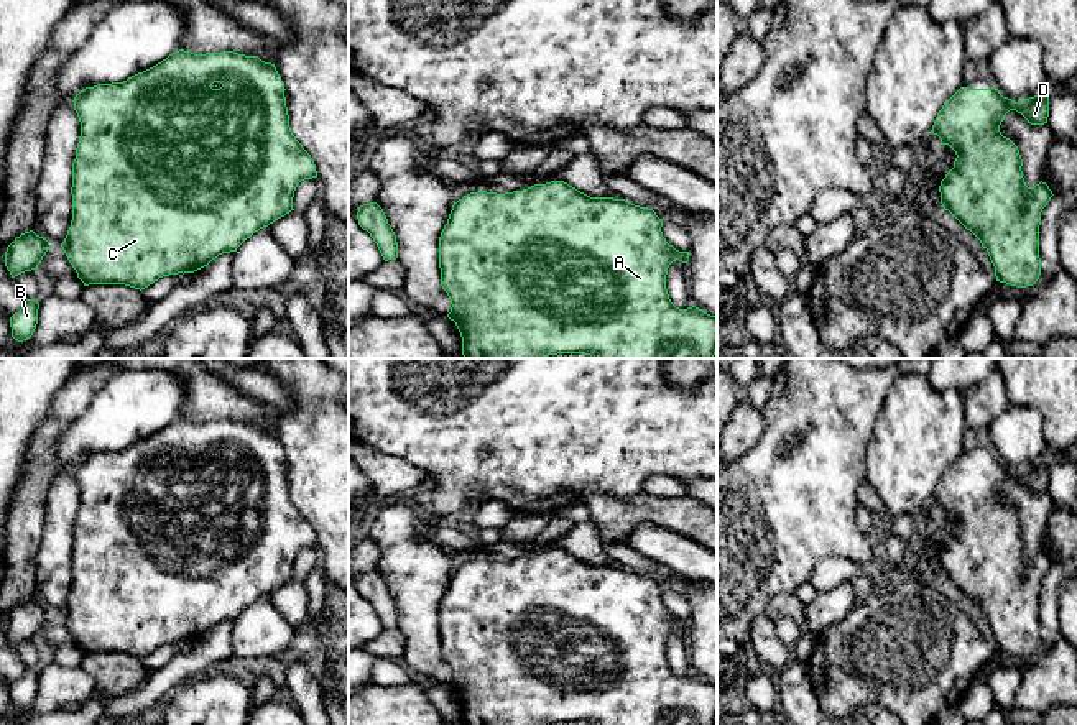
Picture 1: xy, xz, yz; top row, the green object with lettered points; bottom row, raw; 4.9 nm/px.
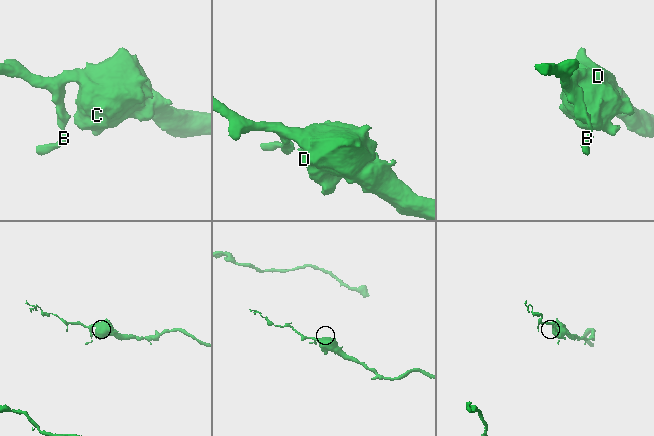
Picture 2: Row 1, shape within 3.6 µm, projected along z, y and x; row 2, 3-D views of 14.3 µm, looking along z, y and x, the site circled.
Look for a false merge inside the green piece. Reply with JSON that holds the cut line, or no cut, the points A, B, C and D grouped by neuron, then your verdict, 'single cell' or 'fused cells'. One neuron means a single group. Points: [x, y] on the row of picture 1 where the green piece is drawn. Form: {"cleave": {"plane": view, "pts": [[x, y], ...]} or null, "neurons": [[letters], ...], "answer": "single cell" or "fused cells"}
{"cleave": null, "neurons": [["A", "B", "C", "D"]], "answer": "single cell"}

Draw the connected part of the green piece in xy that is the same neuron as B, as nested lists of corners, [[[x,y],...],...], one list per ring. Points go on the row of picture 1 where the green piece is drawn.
[[[26,299],[25,306],[10,317],[12,337],[18,342],[30,339],[38,324],[39,304]]]

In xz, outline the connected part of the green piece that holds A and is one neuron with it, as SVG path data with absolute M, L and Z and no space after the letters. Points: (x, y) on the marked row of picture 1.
M564 181L505 194L470 192L454 202L439 237L441 286L451 299L447 317L462 337L465 358L544 358L585 353L592 358L714 358L717 316L676 307L666 289L673 261L689 261L666 242L653 209L625 199L590 197Z

